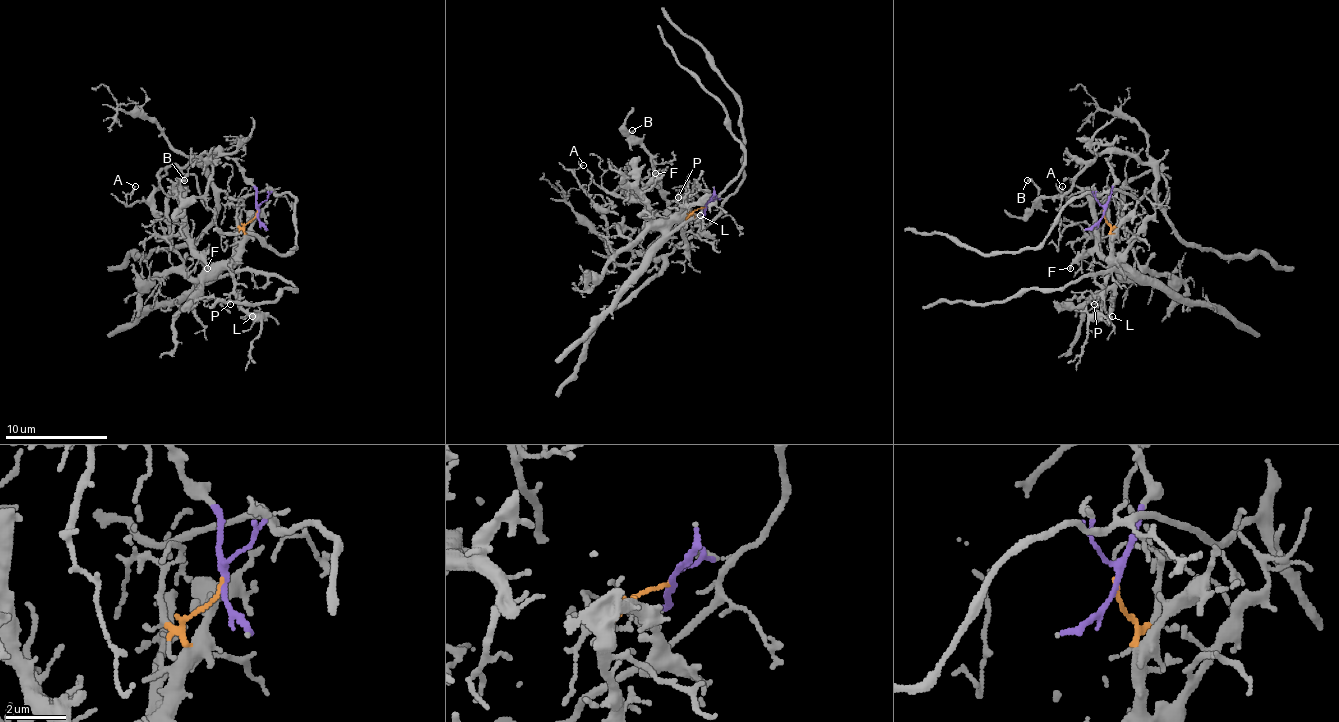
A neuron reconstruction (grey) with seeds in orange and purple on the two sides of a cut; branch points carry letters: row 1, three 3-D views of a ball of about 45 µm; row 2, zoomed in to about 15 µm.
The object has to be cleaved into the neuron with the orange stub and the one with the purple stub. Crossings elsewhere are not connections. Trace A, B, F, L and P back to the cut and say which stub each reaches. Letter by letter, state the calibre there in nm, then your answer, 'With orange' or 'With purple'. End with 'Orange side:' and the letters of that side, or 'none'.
A: Thickness 90 nm. With purple
B: Thickness 160 nm. With purple
F: Thickness 140 nm. With orange
L: Thickness 120 nm. With orange
P: Thickness 70 nm. With orange
Orange side: F, L, P

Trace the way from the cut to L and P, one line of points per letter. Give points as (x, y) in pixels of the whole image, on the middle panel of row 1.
L: (704, 206), (691, 214), (681, 209), (691, 204), (689, 209), (699, 214)
P: (704, 206), (686, 214), (681, 209), (678, 196)

